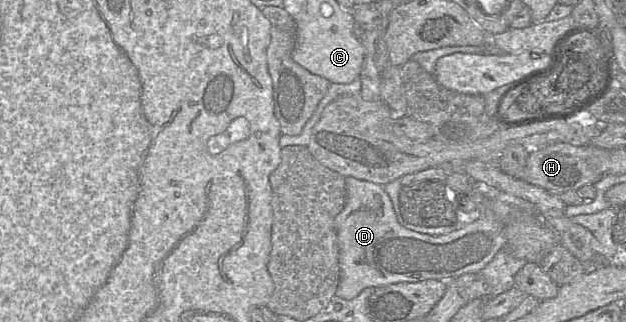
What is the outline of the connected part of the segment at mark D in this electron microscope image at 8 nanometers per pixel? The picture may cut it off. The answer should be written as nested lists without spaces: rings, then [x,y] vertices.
[[[345,177],[346,201],[342,211],[335,218],[338,238],[338,260],[340,267],[336,295],[351,300],[365,288],[381,287],[401,282],[419,282],[434,279],[444,282],[457,279],[467,273],[481,271],[503,248],[507,246],[504,225],[490,210],[485,210],[476,221],[446,235],[422,234],[403,227],[397,219],[392,201],[382,185]]]

